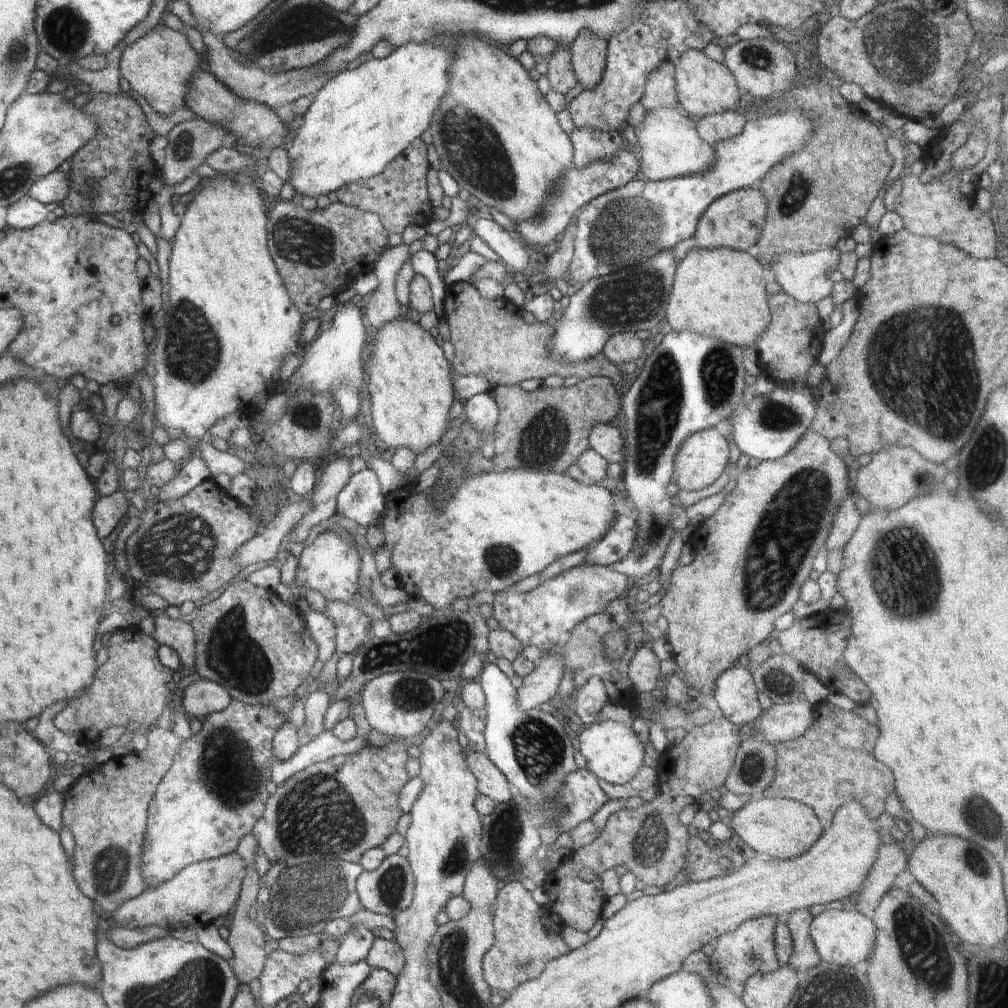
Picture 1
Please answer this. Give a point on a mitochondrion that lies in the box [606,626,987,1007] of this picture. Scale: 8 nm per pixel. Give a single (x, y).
(923, 948)

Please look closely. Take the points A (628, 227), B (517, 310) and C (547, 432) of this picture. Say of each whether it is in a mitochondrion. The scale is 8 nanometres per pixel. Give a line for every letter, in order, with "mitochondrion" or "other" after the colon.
A: mitochondrion
B: other
C: mitochondrion

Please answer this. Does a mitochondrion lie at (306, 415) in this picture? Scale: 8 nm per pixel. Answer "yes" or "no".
yes

